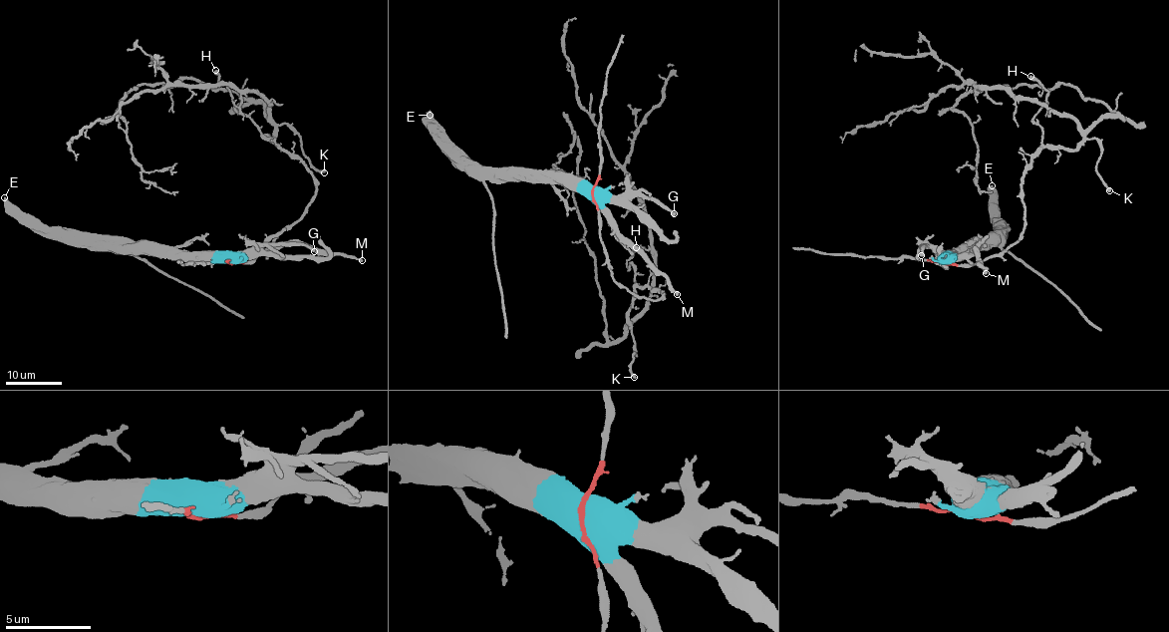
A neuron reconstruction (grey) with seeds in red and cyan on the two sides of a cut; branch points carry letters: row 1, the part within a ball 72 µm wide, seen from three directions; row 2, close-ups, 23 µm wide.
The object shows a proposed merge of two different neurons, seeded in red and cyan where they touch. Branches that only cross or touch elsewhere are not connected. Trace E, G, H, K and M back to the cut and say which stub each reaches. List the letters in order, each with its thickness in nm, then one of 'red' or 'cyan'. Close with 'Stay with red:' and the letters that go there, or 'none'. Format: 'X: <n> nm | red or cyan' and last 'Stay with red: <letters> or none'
E: 440 nm | cyan
G: 400 nm | cyan
H: 480 nm | red
K: 360 nm | red
M: 320 nm | cyan
Stay with red: H, K

